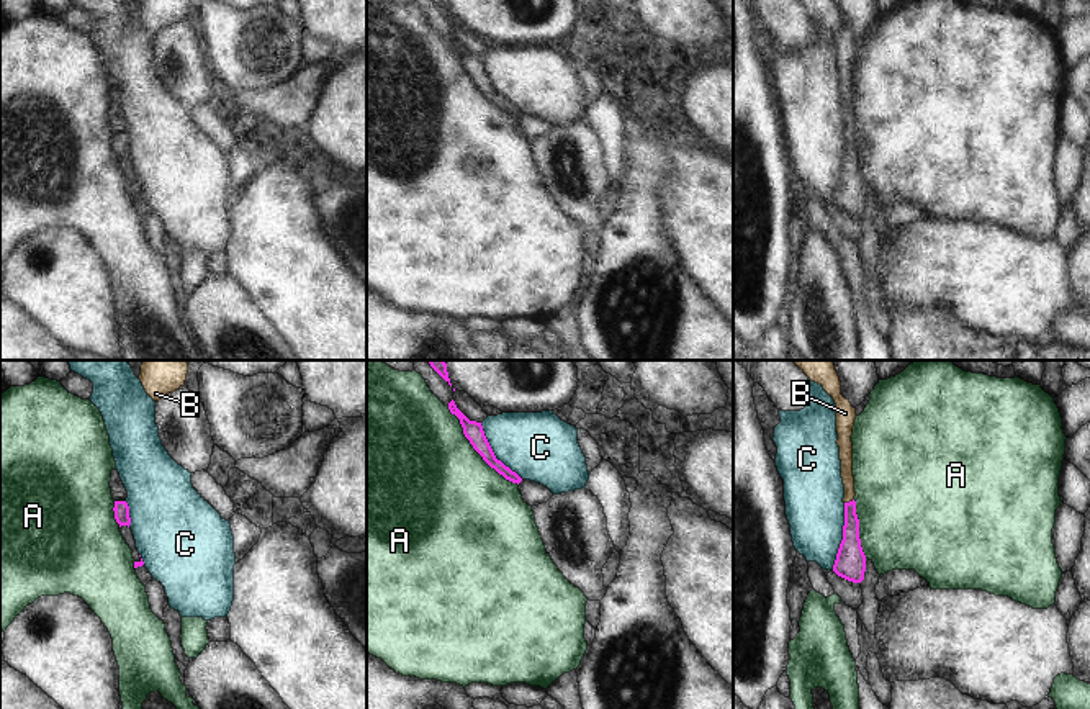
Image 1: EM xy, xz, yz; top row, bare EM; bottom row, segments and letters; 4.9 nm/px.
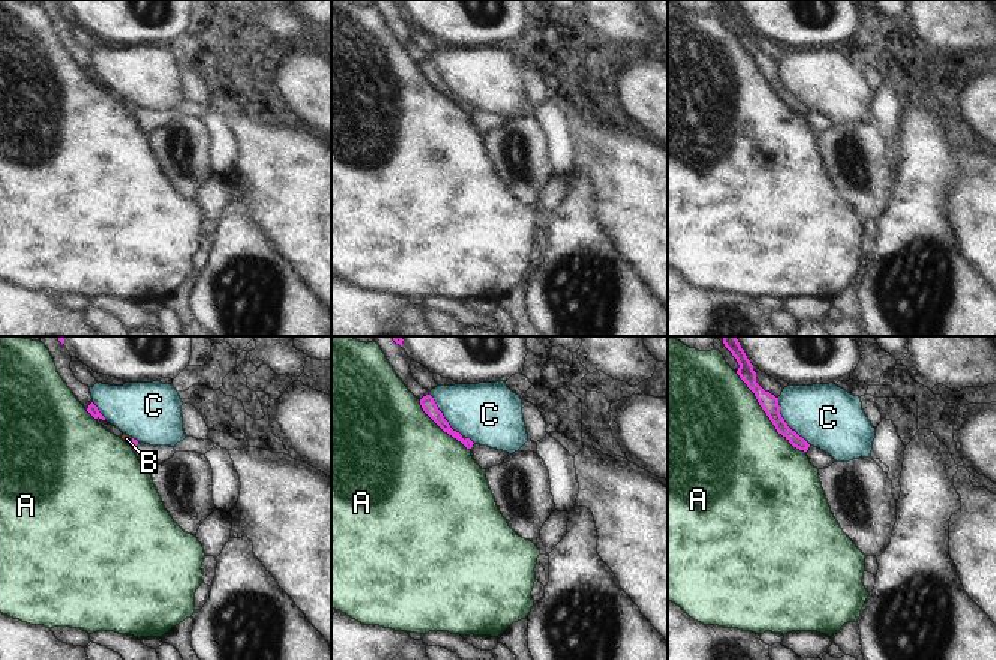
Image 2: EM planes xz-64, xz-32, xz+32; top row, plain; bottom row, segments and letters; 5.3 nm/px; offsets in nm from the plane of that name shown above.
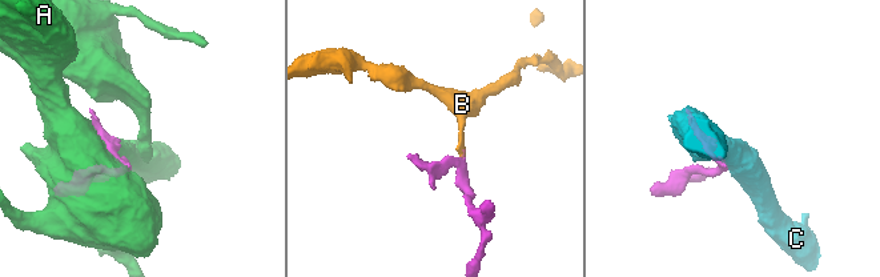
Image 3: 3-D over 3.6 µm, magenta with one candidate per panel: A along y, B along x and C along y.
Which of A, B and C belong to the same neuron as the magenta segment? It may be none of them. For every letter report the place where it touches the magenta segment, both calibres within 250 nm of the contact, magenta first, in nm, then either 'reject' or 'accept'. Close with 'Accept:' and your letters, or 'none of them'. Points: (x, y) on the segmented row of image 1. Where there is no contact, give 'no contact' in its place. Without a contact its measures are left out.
A: xz (475, 449) | 100/500 nm | reject
B: yz (850, 501) | 120/60 nm | accept
C: yz (843, 537) | 150/280 nm | reject
Accept: B

